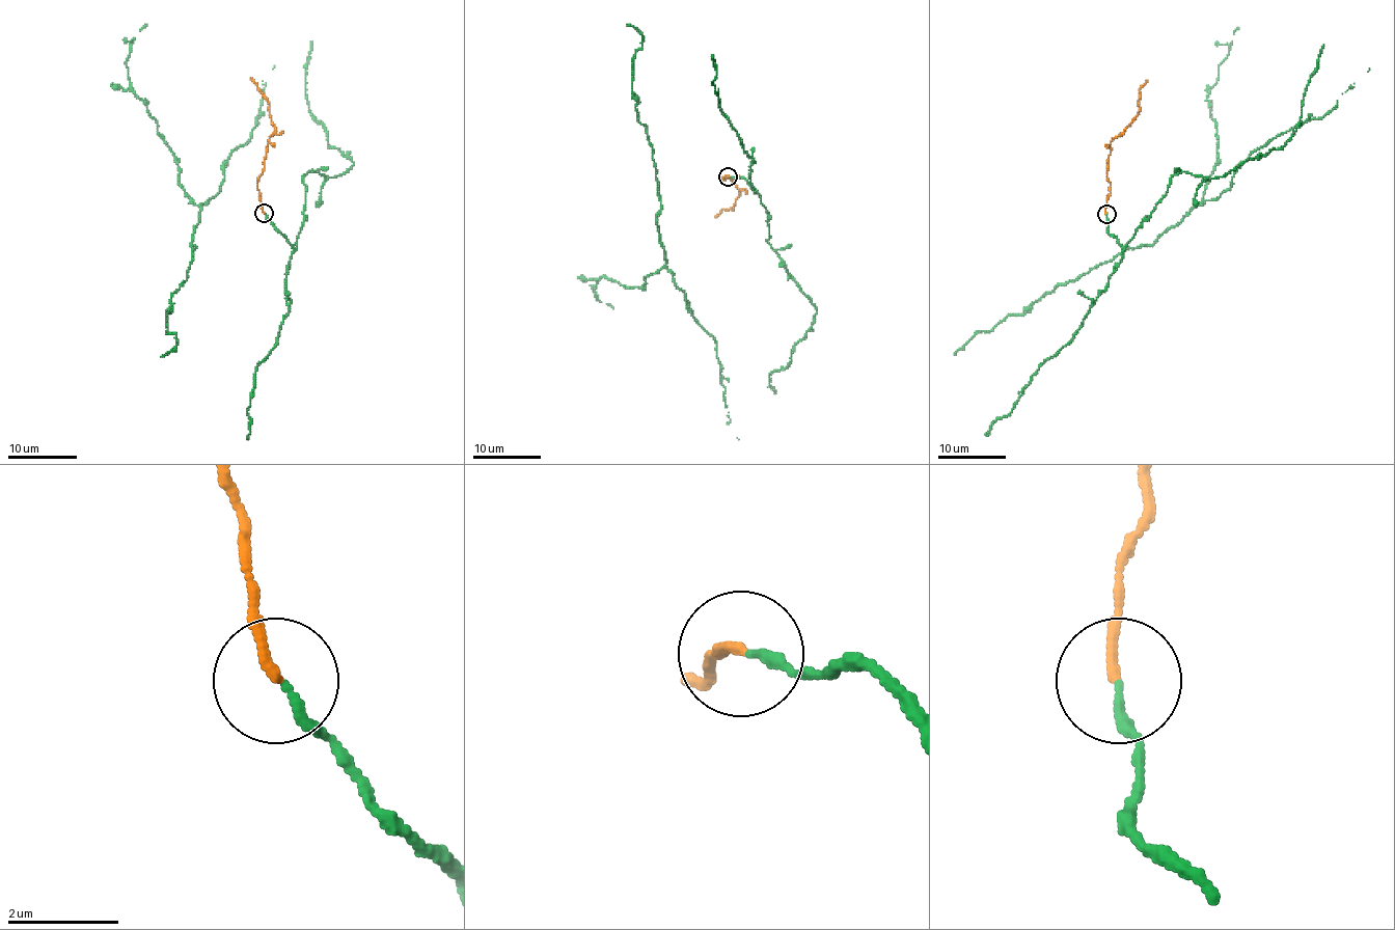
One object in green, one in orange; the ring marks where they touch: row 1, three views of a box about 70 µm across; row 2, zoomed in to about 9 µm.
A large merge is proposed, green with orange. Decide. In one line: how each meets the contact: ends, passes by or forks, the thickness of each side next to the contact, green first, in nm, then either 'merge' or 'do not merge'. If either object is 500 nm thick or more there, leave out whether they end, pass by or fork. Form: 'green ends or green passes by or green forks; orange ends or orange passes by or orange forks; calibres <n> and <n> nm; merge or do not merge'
green ends; orange ends; calibres 160 and 170 nm; merge

